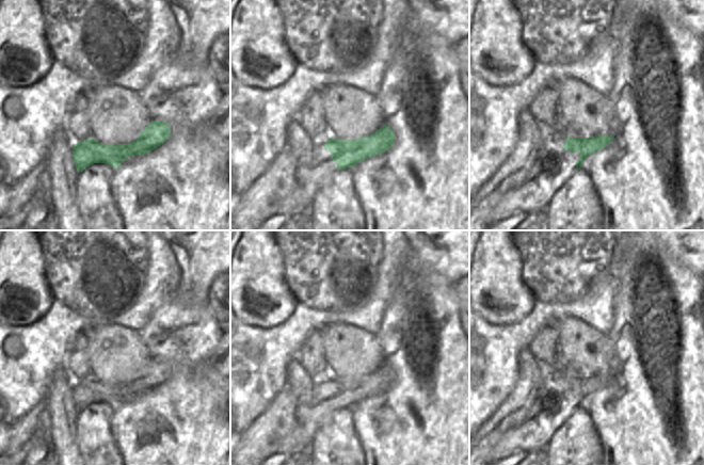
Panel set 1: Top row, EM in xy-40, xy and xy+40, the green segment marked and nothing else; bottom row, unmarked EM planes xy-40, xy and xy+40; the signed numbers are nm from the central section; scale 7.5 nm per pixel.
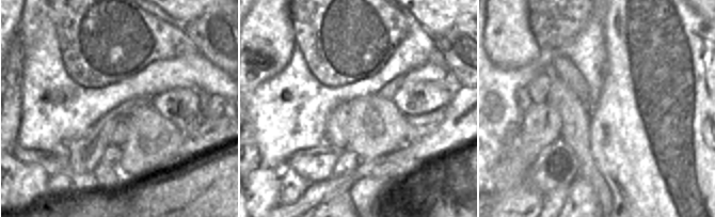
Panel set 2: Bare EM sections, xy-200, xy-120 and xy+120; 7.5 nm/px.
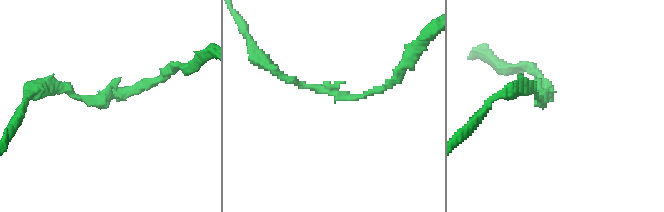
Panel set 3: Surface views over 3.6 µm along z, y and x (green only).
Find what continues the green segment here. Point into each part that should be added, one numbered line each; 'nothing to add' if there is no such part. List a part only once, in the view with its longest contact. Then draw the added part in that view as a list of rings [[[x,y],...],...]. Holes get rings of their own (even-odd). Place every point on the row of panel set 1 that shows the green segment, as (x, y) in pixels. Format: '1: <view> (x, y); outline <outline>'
nothing to add

